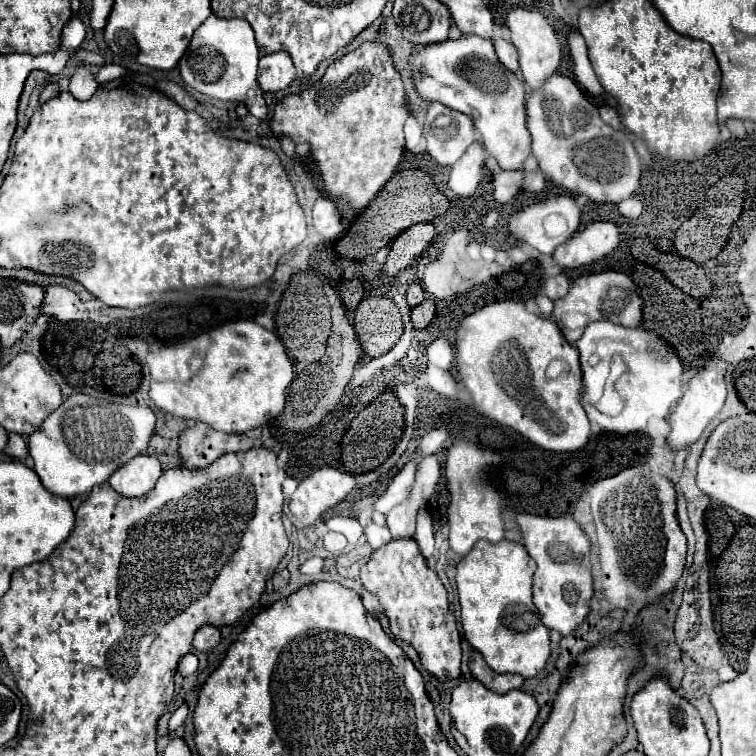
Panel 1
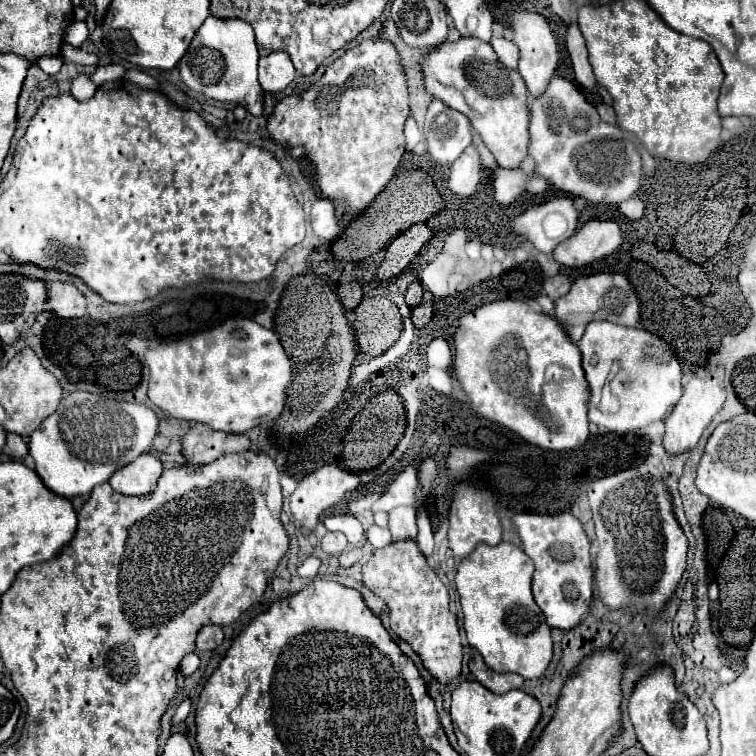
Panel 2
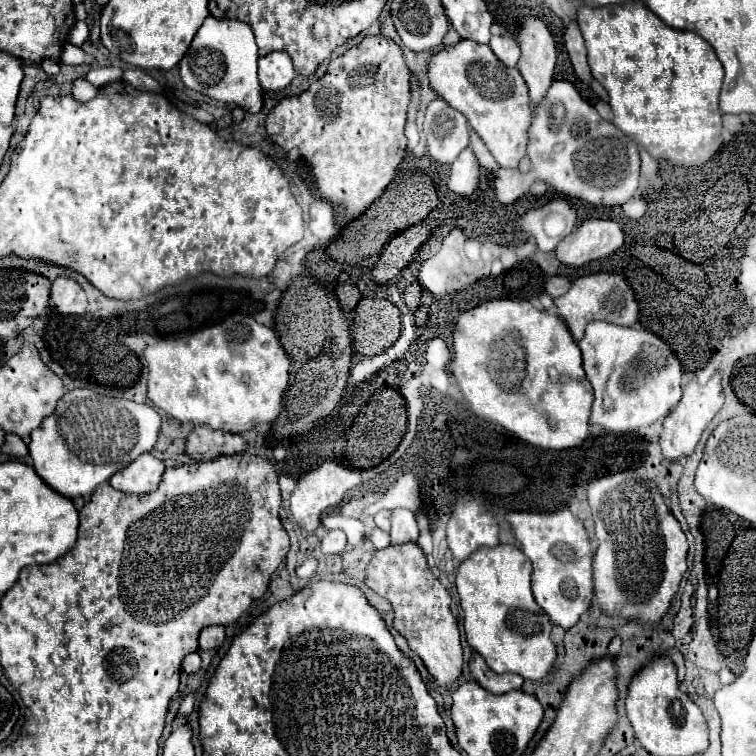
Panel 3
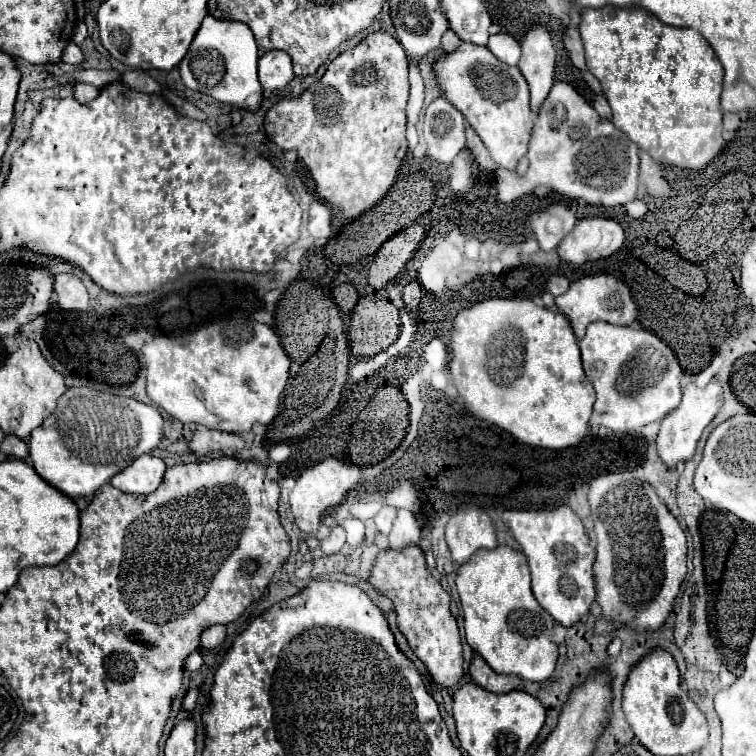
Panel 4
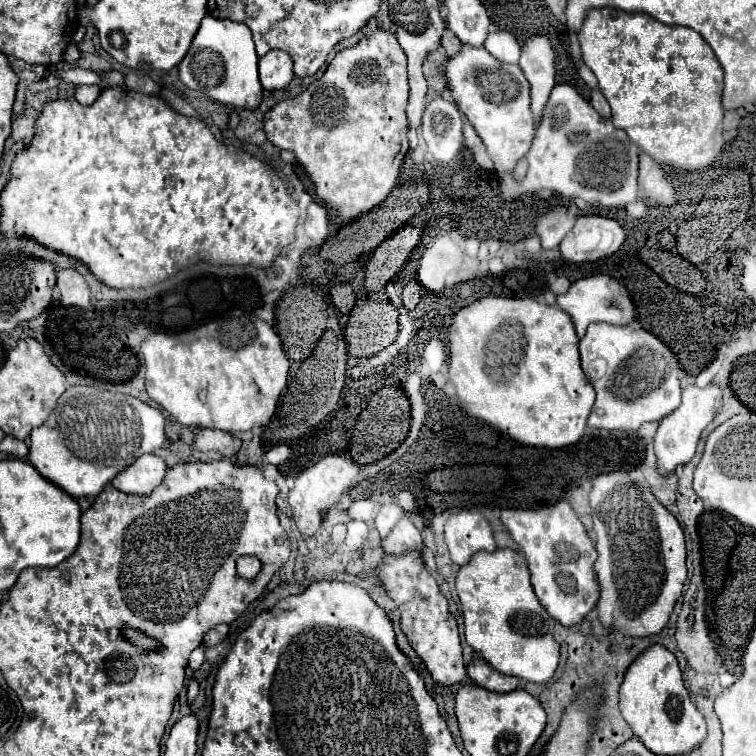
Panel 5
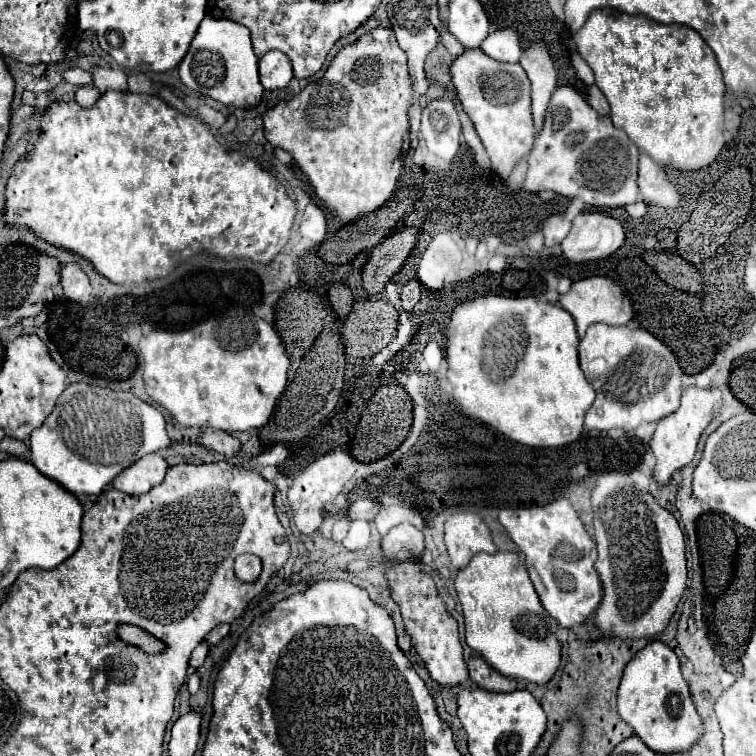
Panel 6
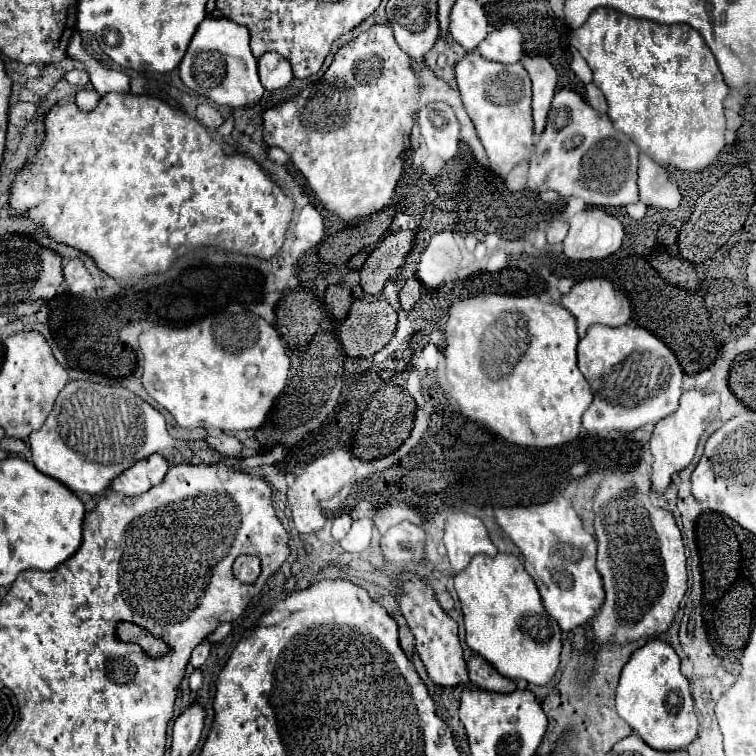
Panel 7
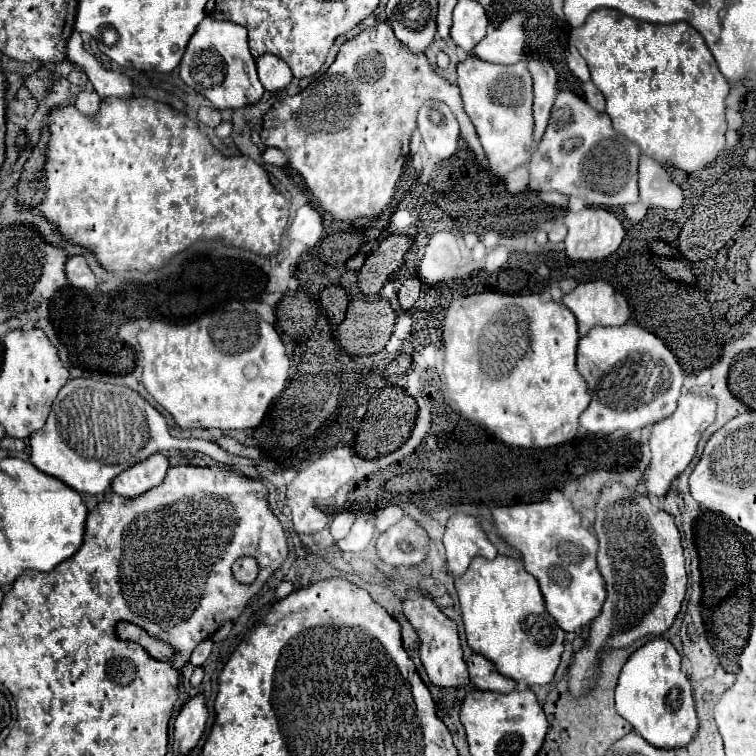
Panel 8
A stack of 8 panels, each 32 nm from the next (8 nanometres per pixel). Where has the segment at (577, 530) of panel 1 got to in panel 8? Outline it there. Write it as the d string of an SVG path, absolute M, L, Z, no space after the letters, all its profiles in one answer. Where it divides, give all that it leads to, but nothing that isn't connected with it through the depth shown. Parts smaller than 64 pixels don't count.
M552 490L542 502L494 508L492 518L500 536L522 554L528 574L538 580L548 614L564 632L574 632L600 614L606 588L596 566L598 540L582 526L580 514L560 490Z

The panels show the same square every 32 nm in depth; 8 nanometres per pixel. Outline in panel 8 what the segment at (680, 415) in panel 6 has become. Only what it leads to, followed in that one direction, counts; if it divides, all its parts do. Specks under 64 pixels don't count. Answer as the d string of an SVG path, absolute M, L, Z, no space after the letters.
M682 394L678 400L678 408L672 416L660 420L650 436L650 450L652 450L652 462L650 470L646 472L646 486L648 492L656 498L662 498L672 480L690 464L694 458L700 434L714 422L716 418L716 400L712 396L700 396L700 394Z

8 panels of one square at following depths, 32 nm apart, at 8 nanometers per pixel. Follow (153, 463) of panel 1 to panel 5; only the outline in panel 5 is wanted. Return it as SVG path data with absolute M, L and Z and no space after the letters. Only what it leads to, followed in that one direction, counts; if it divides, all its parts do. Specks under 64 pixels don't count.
M144 454L132 466L114 476L112 486L126 494L150 494L166 474L166 464L156 454Z

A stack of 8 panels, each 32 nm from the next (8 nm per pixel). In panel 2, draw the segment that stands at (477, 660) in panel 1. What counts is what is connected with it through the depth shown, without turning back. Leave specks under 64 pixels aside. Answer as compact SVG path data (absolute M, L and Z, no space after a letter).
M478 652L472 654L468 666L470 666L470 672L474 674L474 678L476 678L484 688L492 690L494 694L506 694L506 692L510 692L510 690L514 690L514 688L520 688L522 682L524 682L524 678L518 676L518 674L498 674L498 672L494 672L494 670L490 670L490 668L486 666L484 658L482 658Z

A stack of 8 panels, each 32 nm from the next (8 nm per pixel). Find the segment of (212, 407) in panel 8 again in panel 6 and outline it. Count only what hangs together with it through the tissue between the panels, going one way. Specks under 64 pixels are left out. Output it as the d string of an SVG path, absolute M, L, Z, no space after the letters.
M234 306L234 312L228 312L226 316L210 318L188 330L152 330L140 340L140 350L144 354L144 382L148 396L166 408L182 426L216 428L224 432L262 428L268 424L276 400L288 380L290 362L276 330L239 306Z

